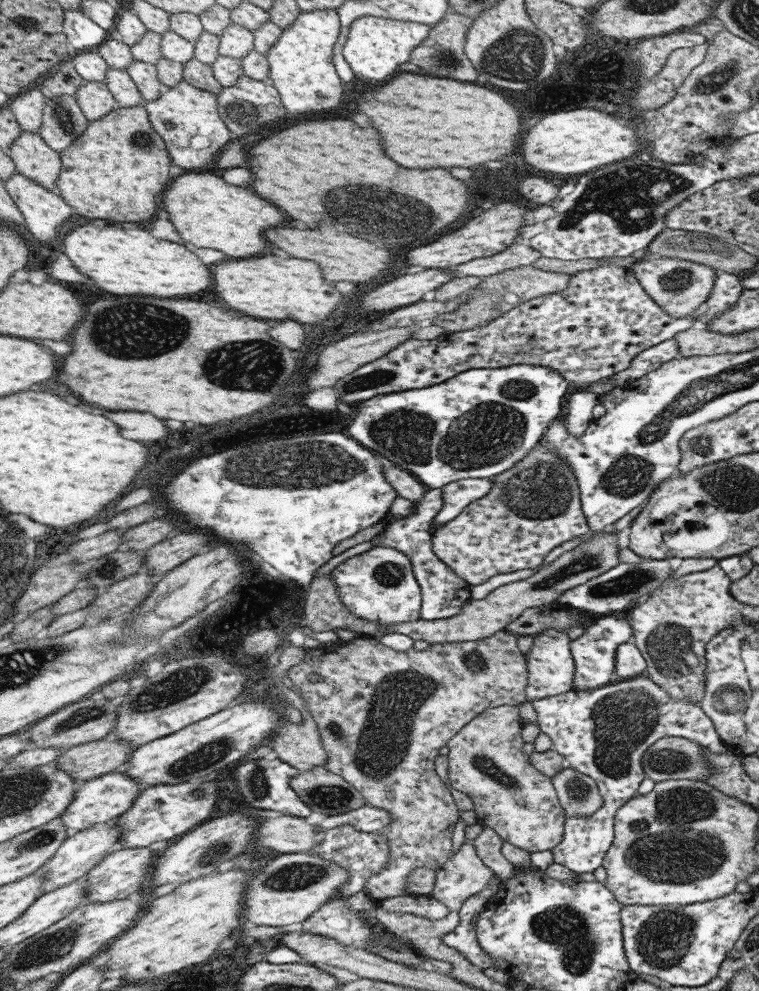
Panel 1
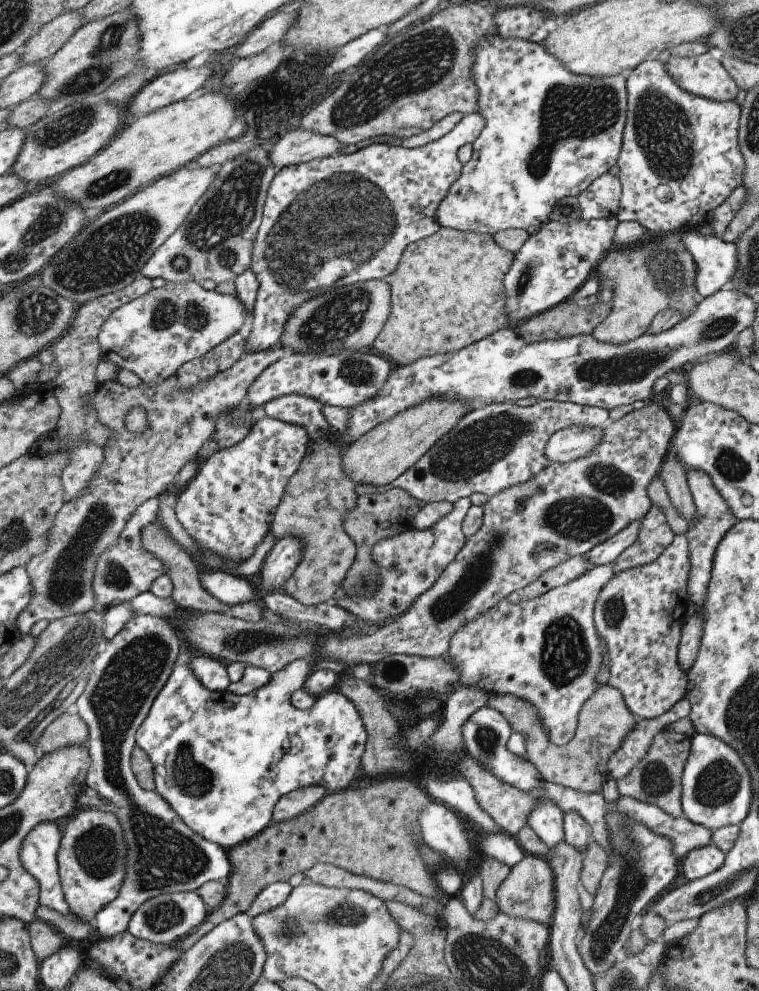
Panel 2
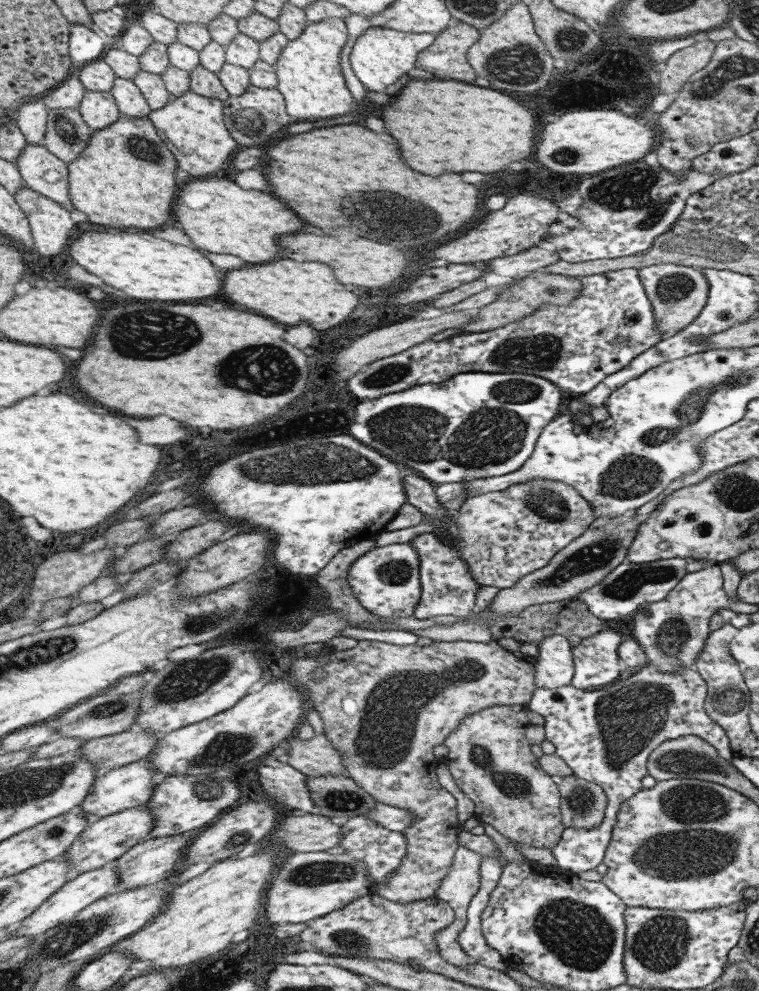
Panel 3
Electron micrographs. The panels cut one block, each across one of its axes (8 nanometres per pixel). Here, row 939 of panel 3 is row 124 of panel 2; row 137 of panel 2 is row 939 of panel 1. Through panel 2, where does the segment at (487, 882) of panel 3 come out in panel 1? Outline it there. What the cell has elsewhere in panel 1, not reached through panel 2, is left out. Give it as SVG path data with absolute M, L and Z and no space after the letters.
M492 876L487 888L468 898L460 908L460 924L452 930L452 933L442 936L442 941L447 946L458 950L478 969L494 968L496 961L484 951L482 946L479 946L478 937L476 937L477 924L472 922L485 909L491 896L497 892L499 883L498 876Z

